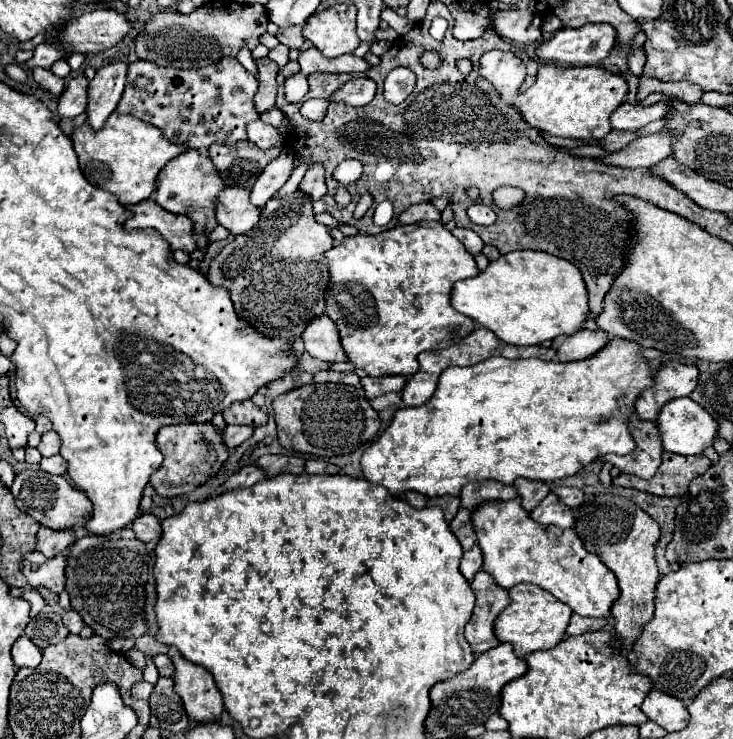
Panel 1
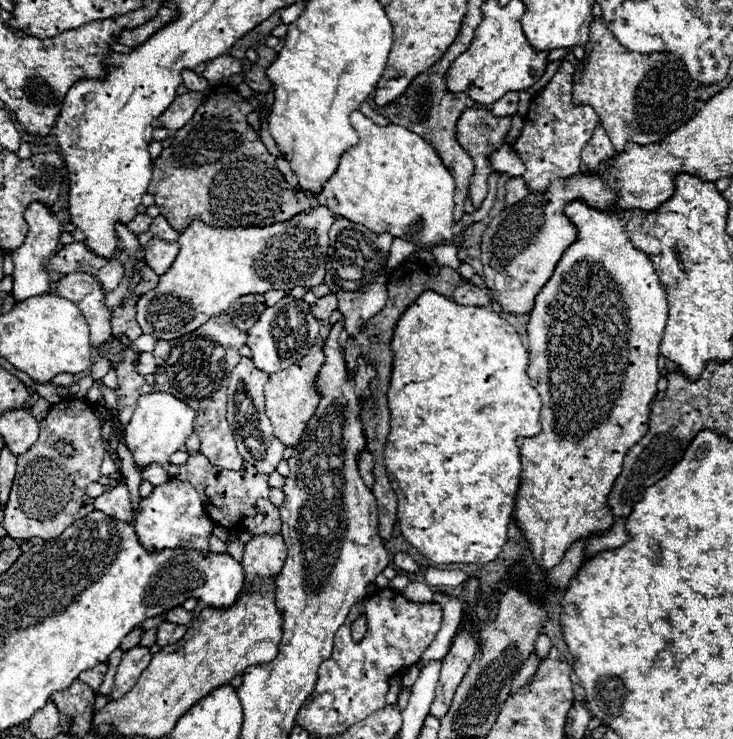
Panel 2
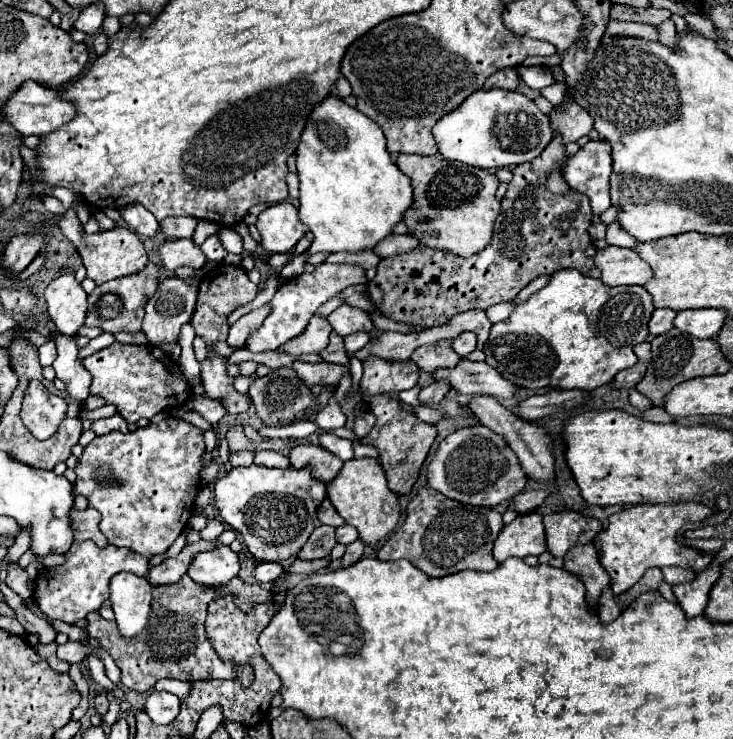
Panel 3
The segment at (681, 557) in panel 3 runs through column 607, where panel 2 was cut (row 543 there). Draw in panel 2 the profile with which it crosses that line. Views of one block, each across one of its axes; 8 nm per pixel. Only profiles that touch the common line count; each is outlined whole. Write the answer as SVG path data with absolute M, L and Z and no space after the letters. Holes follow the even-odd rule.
M572 200L564 206L564 214L566 218L574 224L578 236L576 242L570 244L566 248L566 252L562 254L562 260L556 264L556 270L552 274L552 278L548 280L548 284L538 292L536 300L534 300L534 308L530 312L530 322L528 322L528 340L530 340L530 364L526 368L530 384L534 386L534 390L540 394L542 398L542 414L540 414L540 422L542 422L542 432L530 438L518 438L518 450L522 456L522 482L518 488L518 496L516 496L516 522L518 526L524 530L524 538L528 542L528 548L532 552L532 558L538 566L542 566L544 570L550 570L552 566L556 566L564 552L568 550L568 546L578 540L588 536L590 532L604 532L614 524L614 514L608 508L608 494L618 478L618 474L622 472L622 462L624 462L624 454L640 442L640 438L648 432L648 414L650 414L650 402L656 396L656 382L658 382L658 346L662 342L662 332L668 320L668 300L666 300L666 292L652 268L650 258L638 250L628 234L624 232L624 224L620 222L620 218L616 218L616 214L612 212L602 212L596 210L592 206L588 206L584 200Z

